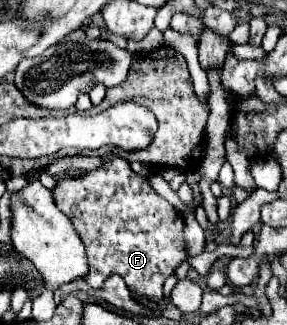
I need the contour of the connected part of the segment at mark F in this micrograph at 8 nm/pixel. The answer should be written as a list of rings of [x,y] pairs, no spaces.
[[[111,158],[99,168],[85,172],[75,178],[57,180],[53,188],[53,198],[57,208],[71,220],[81,242],[85,244],[89,258],[89,274],[83,278],[93,290],[101,290],[111,274],[119,274],[131,294],[141,294],[149,302],[157,304],[163,300],[163,282],[175,268],[187,258],[183,242],[183,216],[149,184],[147,176],[135,174],[123,158]]]

